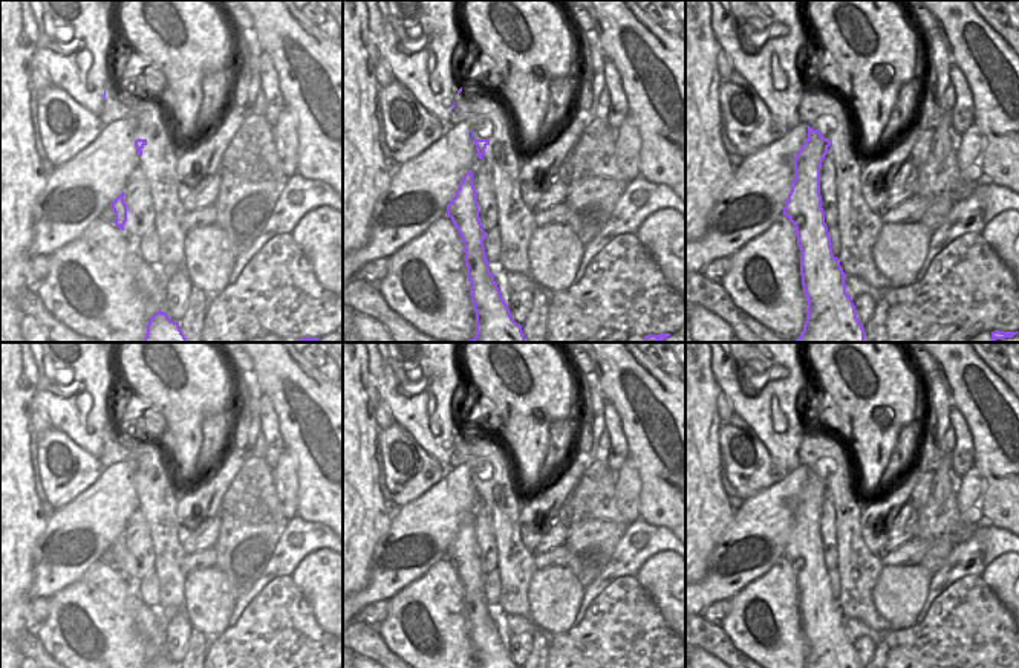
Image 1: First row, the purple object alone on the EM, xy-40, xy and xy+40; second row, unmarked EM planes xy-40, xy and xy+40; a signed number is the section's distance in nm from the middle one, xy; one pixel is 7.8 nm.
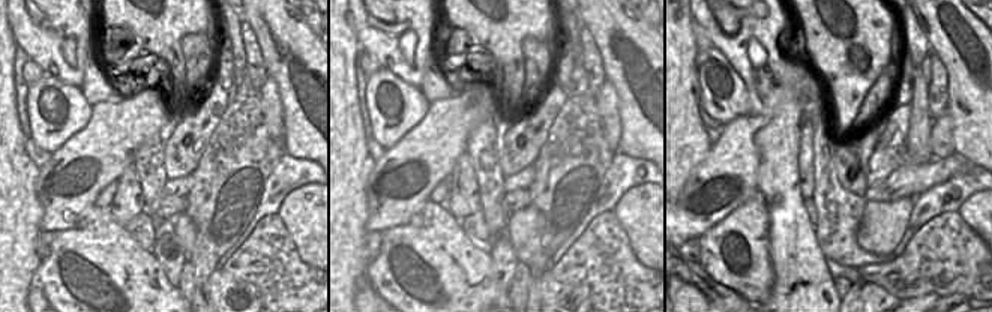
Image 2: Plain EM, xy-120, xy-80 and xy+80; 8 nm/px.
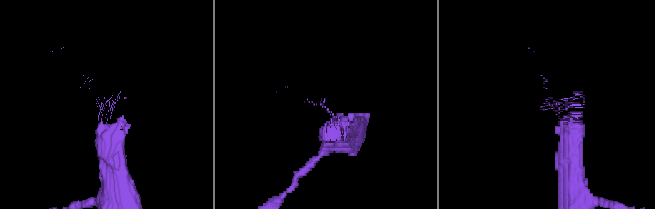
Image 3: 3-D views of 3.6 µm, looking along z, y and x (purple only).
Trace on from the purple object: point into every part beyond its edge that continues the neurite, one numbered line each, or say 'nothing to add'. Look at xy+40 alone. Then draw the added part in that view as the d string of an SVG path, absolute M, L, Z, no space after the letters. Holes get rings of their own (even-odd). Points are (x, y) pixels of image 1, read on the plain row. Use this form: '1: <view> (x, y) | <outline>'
nothing to add

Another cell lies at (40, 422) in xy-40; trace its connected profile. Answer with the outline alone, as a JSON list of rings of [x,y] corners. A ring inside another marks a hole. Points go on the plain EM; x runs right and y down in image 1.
[[[35,407],[31,413],[31,426],[37,436],[52,430],[50,419],[43,407]]]

